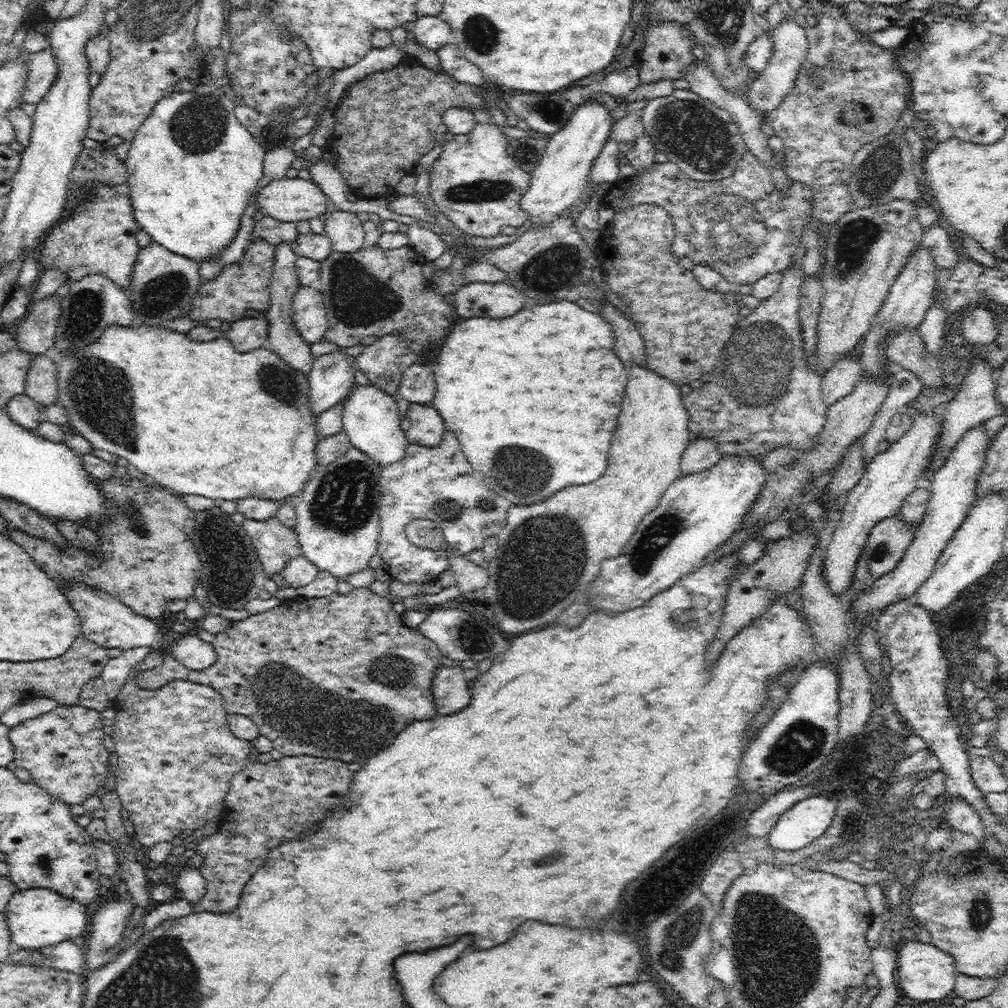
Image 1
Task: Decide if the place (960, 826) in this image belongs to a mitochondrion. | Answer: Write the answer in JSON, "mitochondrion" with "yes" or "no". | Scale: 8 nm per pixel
{"mitochondrion":"no"}

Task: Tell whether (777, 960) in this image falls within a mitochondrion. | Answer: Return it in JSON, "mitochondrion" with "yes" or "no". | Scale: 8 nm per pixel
{"mitochondrion":"yes"}

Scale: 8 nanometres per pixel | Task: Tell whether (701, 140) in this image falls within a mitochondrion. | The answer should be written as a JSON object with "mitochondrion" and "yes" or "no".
{"mitochondrion":"yes"}

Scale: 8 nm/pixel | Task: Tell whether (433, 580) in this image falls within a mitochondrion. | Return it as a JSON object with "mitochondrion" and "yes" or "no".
{"mitochondrion":"no"}

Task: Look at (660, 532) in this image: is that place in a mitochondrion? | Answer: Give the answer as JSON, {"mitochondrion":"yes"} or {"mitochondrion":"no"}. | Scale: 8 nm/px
{"mitochondrion":"yes"}

